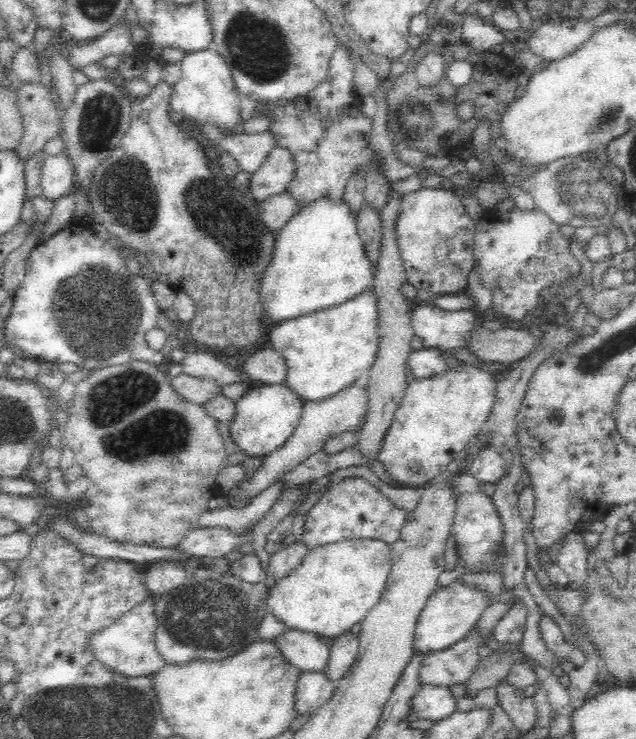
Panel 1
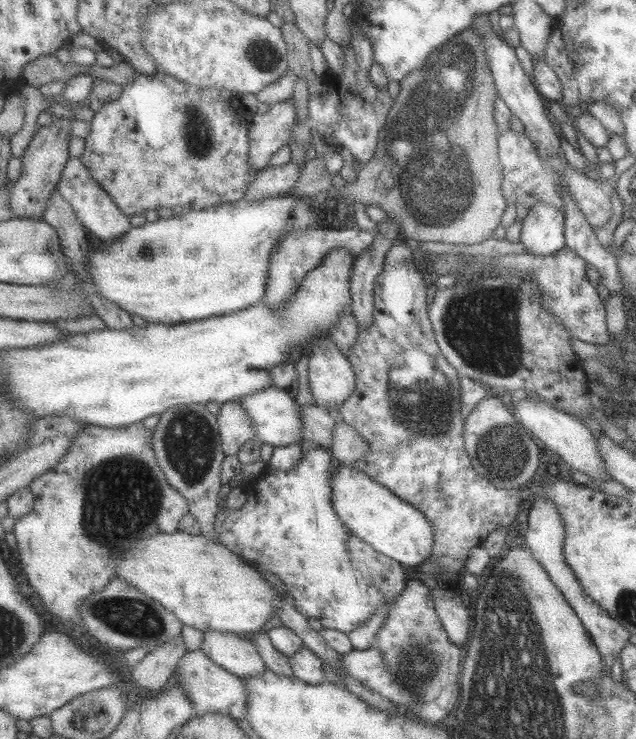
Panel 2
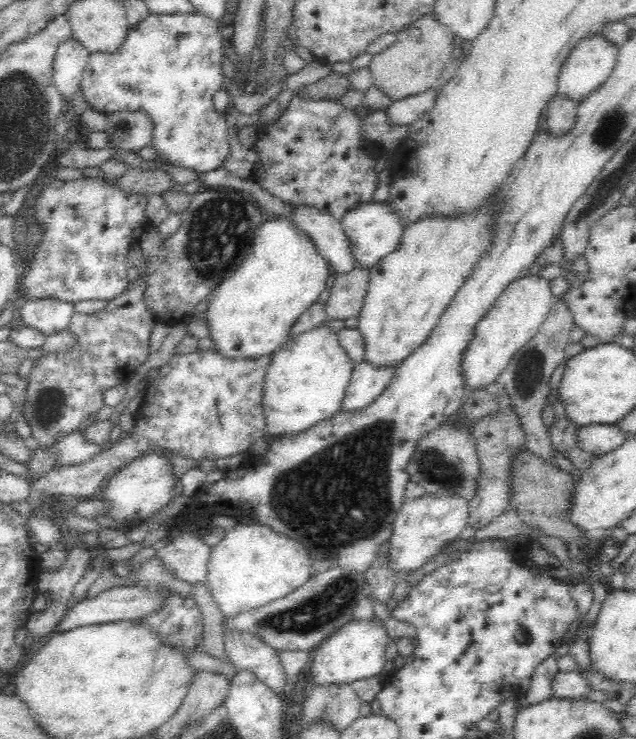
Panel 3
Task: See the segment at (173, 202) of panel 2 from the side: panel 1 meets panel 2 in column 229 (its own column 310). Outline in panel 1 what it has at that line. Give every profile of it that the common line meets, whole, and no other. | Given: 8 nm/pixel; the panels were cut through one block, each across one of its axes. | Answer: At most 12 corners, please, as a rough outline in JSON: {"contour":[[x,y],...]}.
{"contour":[[338,43],[326,78],[262,110],[299,207],[381,173]]}

